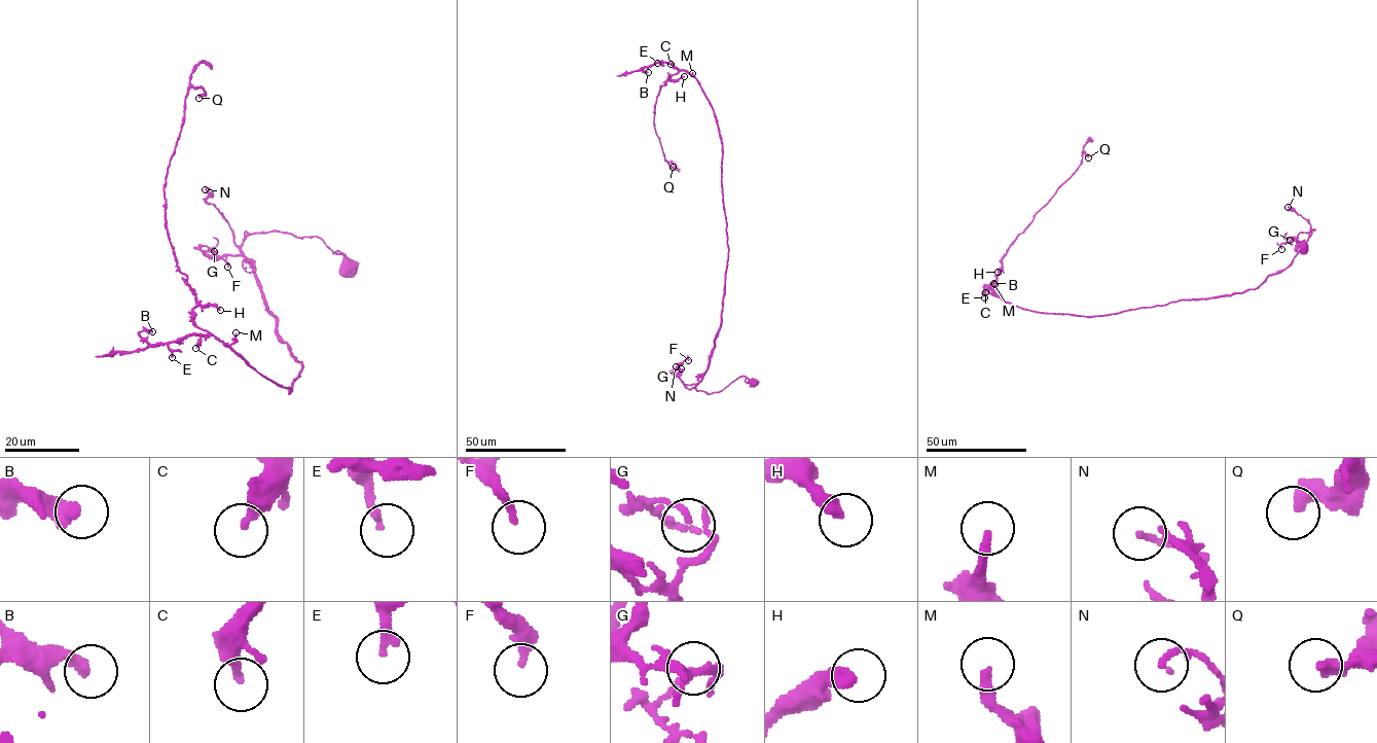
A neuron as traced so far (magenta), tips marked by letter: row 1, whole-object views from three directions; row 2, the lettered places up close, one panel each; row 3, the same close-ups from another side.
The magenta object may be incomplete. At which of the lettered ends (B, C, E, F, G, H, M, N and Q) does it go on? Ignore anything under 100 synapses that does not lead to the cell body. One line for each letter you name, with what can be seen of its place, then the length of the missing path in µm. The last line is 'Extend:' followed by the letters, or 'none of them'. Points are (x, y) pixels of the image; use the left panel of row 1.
Extend: none of them

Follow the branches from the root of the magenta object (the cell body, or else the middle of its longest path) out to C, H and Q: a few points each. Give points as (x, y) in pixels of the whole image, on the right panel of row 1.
C: (1302, 248), (1297, 235), (1314, 230), (1255, 289), (1102, 315), (985, 292)
H: (1302, 248), (1297, 235), (1314, 230), (1287, 268), (1255, 289), (1090, 316), (1004, 302), (992, 288), (998, 272)
Q: (1302, 248), (1314, 230), (1287, 268), (1230, 295), (1090, 316), (1004, 302), (992, 285), (1010, 245), (1088, 157)

